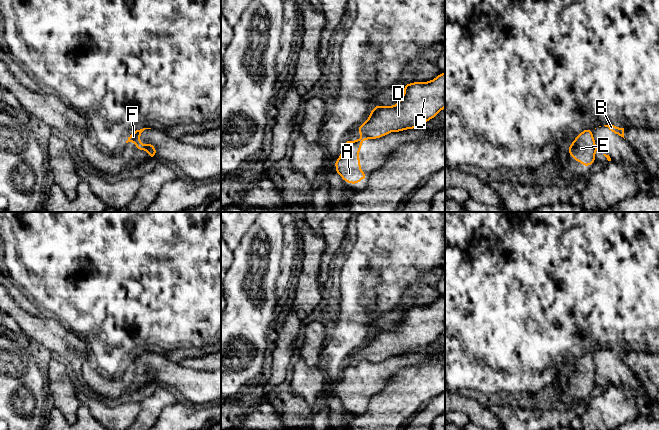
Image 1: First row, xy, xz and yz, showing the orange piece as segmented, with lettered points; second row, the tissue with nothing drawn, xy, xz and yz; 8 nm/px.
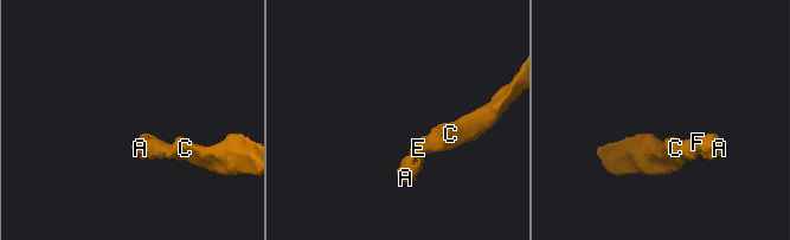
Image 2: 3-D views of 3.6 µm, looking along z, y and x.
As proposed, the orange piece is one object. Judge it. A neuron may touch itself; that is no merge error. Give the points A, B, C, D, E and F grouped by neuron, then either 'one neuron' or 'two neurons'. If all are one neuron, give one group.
A B F / C D E | two neurons

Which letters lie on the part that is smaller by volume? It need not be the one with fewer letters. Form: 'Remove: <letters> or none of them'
Remove: A, B, F

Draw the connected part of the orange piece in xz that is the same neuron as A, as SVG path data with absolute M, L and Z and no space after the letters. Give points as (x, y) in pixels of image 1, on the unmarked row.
M361 361L358 364L347 364L341 373L341 380L334 386L336 397L338 397L345 406L357 408L368 400L361 394L361 385L358 381L362 371L362 365L370 363Z

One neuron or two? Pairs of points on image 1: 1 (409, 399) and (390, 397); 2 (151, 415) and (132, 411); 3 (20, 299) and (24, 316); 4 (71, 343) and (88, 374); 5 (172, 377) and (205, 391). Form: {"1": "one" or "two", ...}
{"1": "one", "2": "two", "3": "two", "4": "two", "5": "one"}

